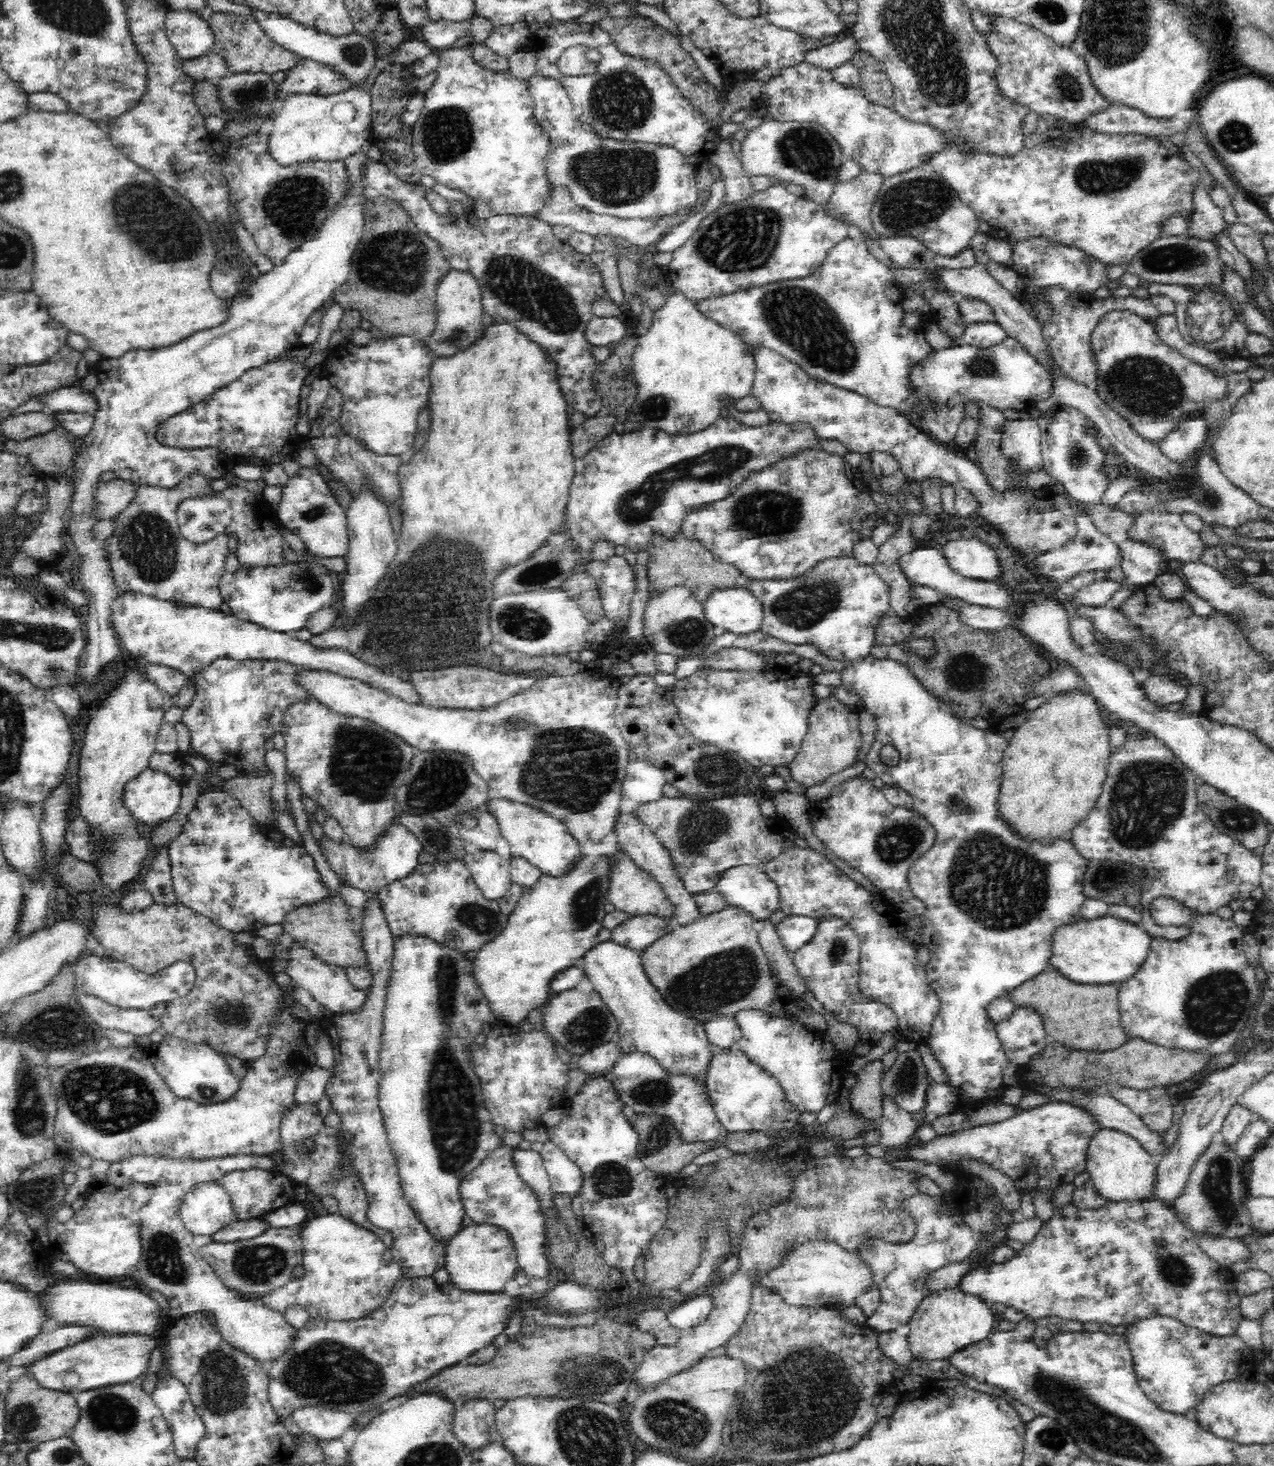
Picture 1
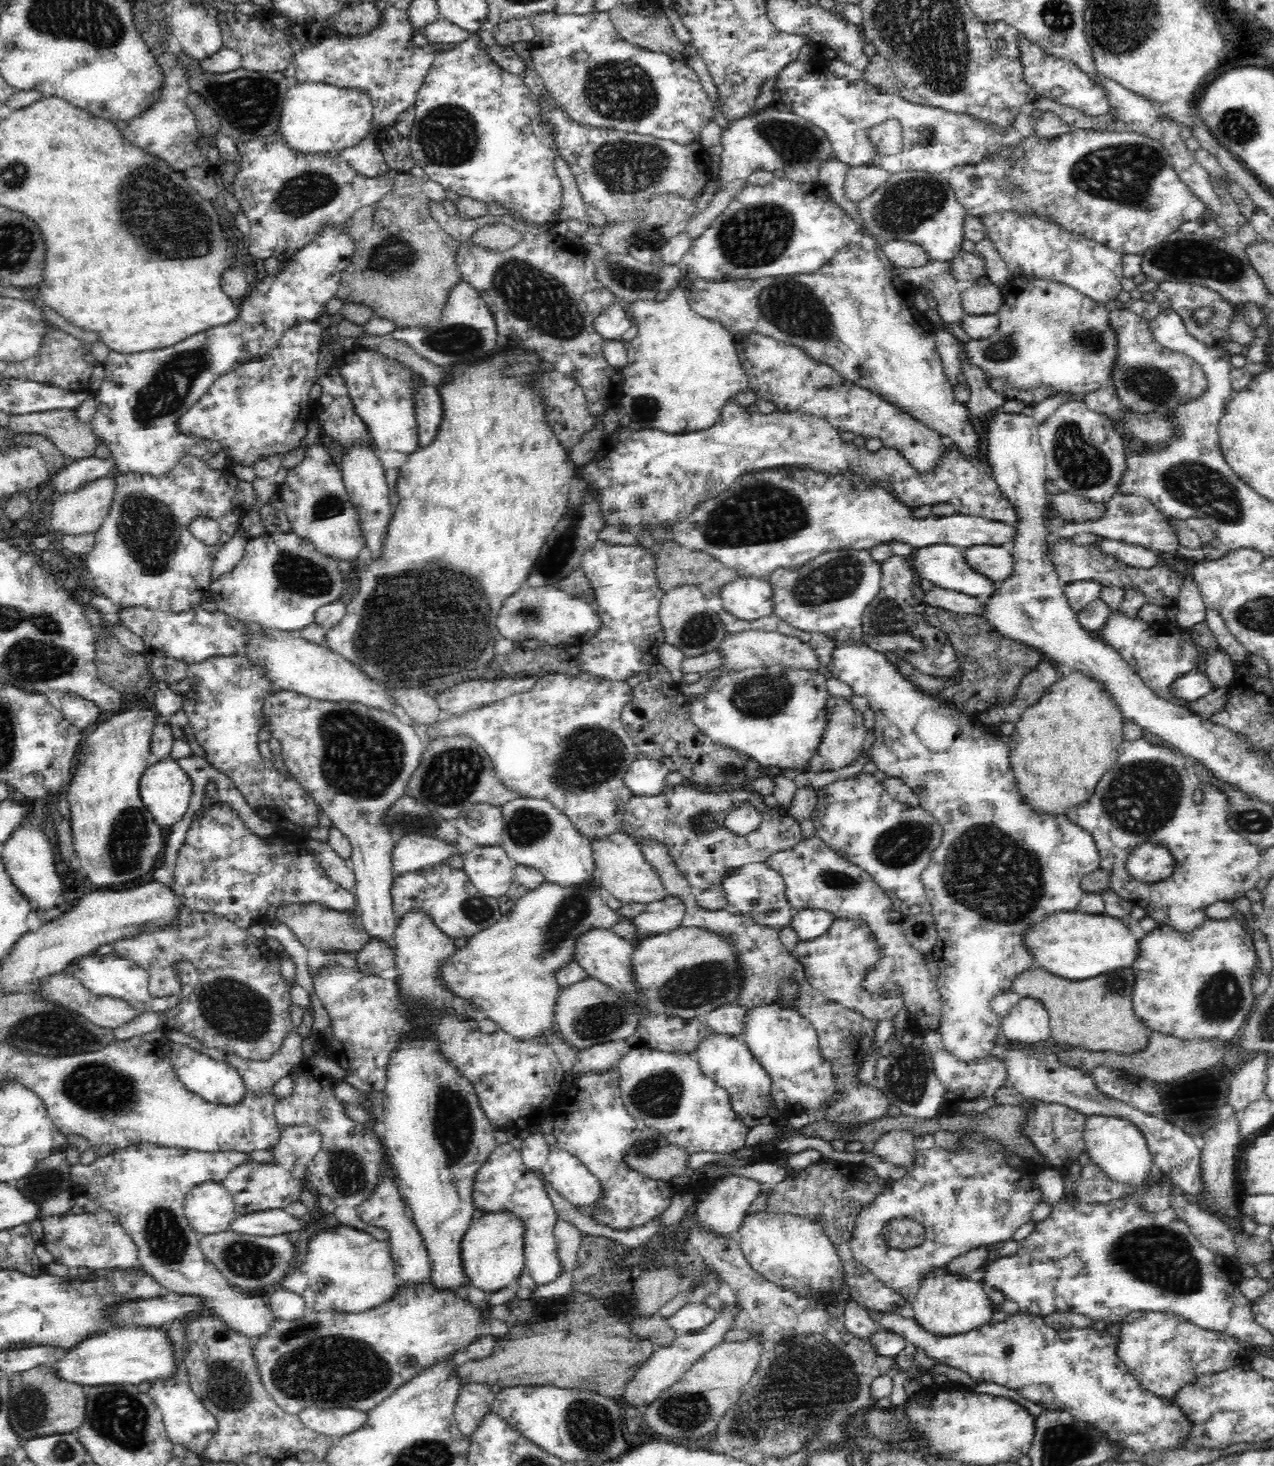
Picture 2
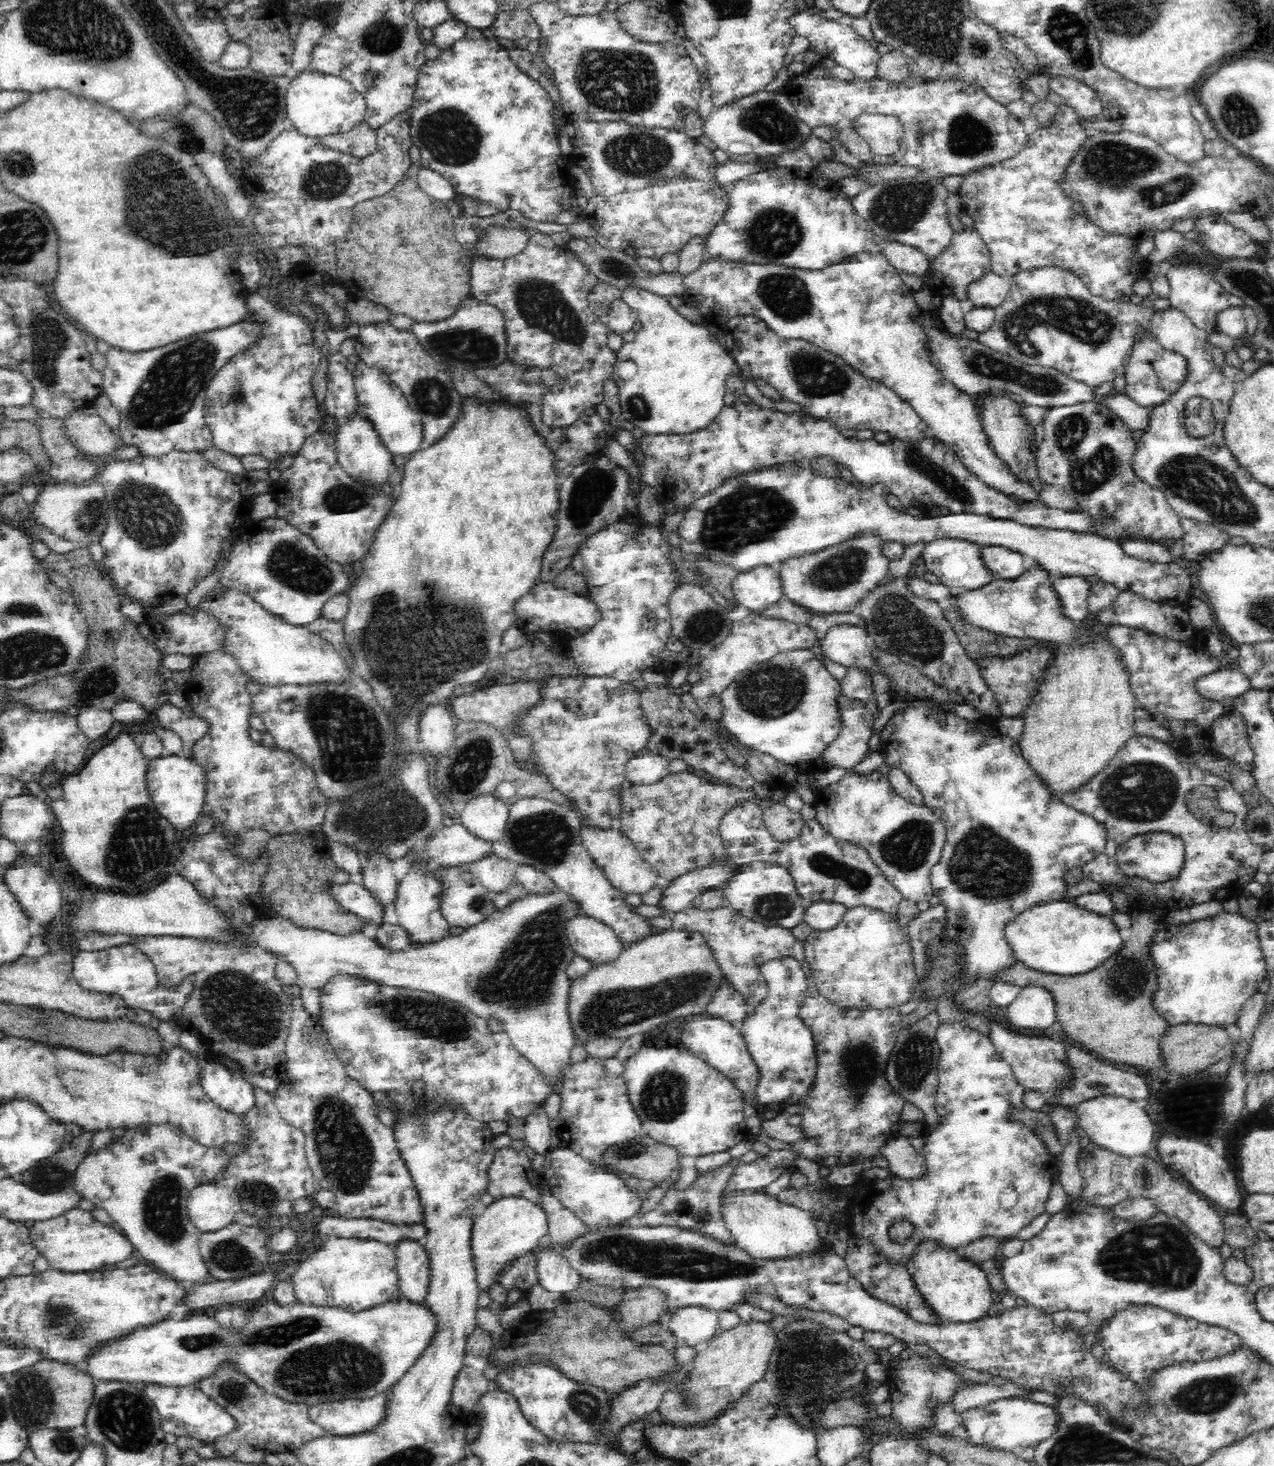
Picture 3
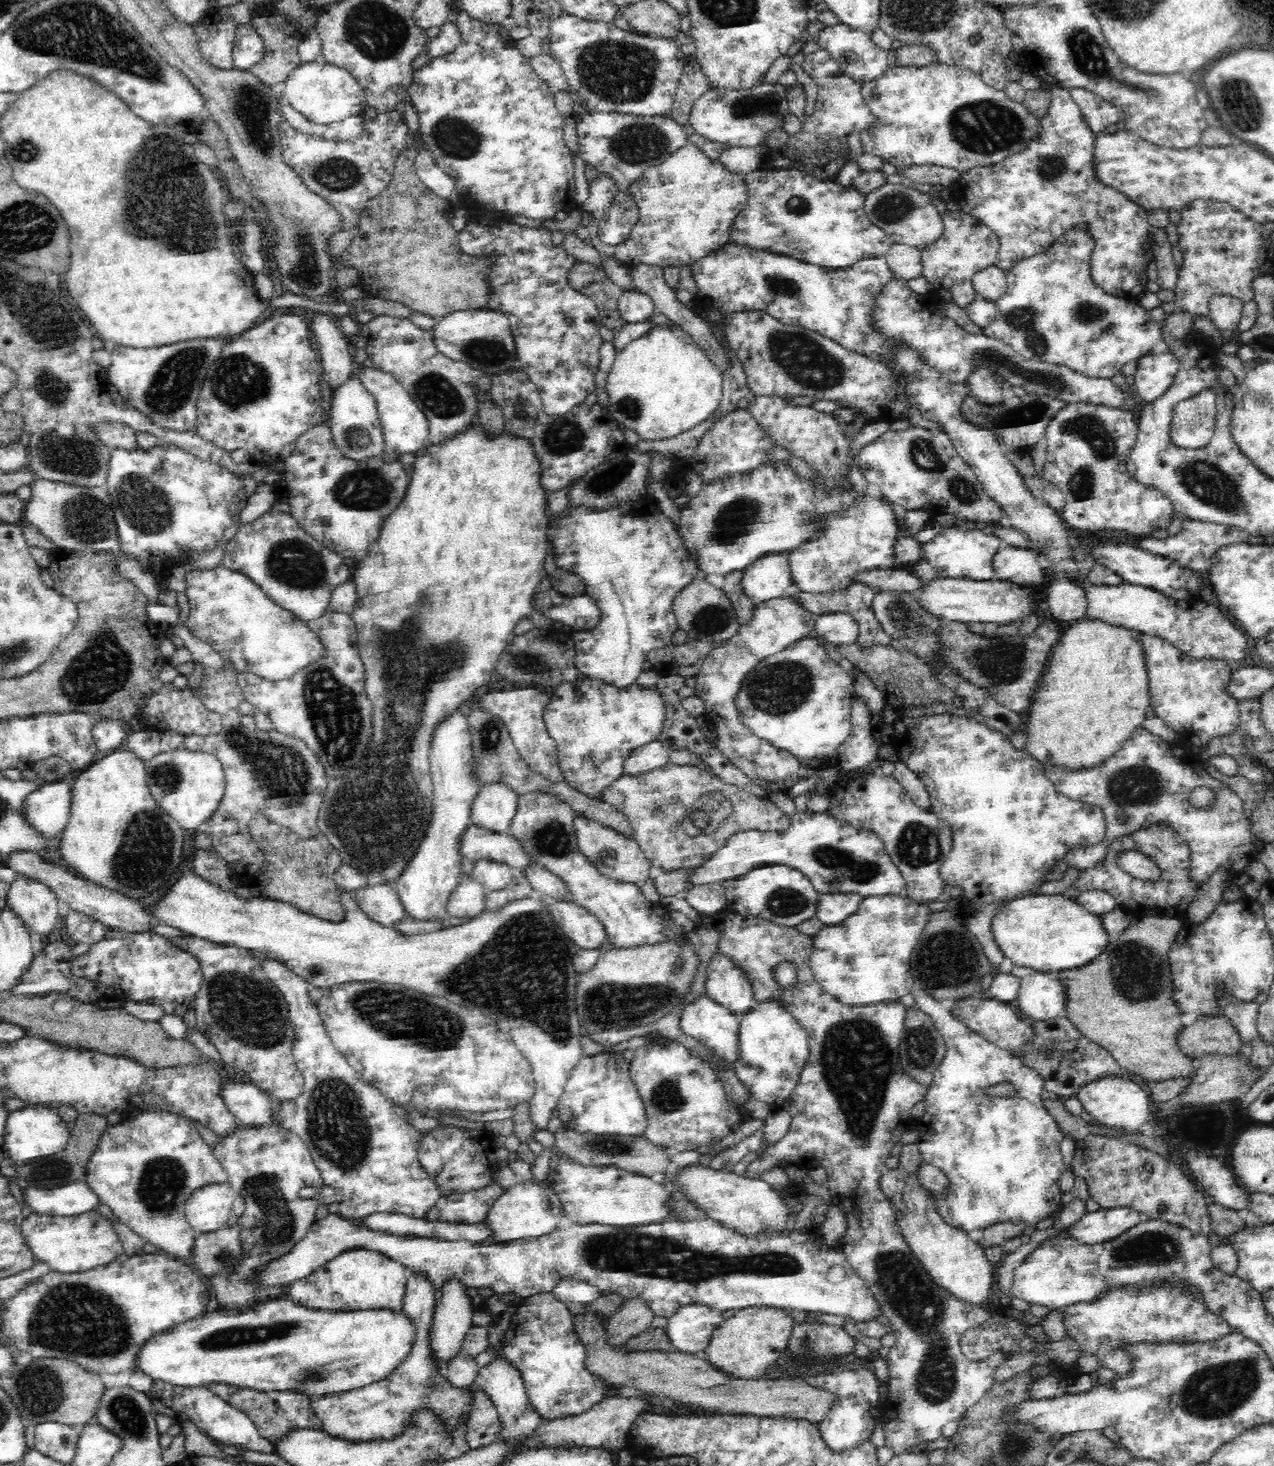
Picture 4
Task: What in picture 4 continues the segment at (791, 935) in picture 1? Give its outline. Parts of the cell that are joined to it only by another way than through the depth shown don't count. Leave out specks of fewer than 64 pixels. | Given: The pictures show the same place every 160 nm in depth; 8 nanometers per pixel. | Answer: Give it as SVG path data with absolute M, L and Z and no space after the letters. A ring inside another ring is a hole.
M854 892L821 894L817 917L825 925L838 924L852 914L856 914L863 900L862 895Z

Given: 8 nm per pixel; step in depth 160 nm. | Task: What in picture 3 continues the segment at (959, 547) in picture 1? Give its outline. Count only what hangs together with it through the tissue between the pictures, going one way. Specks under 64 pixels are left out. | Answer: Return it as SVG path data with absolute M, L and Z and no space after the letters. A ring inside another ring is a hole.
M983 546L983 560L996 579L1005 582L1019 578L1030 567L1022 554L1002 546Z

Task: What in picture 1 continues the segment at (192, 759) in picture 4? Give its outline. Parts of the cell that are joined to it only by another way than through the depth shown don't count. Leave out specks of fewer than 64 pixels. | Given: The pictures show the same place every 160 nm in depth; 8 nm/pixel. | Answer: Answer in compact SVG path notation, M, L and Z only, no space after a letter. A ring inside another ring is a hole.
M148 767L128 782L124 803L140 822L159 826L178 812L182 786L181 779Z

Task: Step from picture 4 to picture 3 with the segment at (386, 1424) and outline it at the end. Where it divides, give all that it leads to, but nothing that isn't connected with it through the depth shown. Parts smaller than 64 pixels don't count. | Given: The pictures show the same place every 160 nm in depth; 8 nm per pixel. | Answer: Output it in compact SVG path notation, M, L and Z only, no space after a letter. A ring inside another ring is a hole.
M417 1242L394 1246L401 1296L414 1305L422 1305L430 1286L430 1257ZM384 1389L366 1398L343 1398L319 1402L309 1406L312 1421L326 1434L350 1436L374 1430L384 1422L390 1404L390 1389Z

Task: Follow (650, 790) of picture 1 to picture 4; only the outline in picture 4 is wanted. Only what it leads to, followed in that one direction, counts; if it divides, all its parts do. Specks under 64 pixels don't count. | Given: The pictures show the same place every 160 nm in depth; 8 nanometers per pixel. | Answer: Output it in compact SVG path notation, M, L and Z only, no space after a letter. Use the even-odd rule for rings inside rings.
M660 739L632 750L623 764L623 774L639 775L669 763L670 746Z

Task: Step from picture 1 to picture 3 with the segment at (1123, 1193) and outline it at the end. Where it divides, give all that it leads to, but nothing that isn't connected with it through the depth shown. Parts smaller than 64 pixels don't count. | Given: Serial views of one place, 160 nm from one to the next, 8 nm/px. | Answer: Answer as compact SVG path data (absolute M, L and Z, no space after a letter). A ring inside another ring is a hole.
M1100 1094L1096 1098L1088 1098L1073 1108L1080 1125L1090 1141L1106 1149L1125 1155L1144 1155L1153 1145L1154 1122L1144 1109L1144 1103L1134 1098L1125 1098L1118 1094Z

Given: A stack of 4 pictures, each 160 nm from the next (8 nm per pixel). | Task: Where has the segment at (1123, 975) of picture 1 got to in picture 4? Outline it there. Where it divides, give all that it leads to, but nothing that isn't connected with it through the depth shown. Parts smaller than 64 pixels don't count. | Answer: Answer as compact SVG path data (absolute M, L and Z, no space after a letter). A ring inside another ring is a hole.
M1032 894L1009 900L996 909L990 930L996 944L1014 966L1028 966L1036 971L1061 971L1082 966L1096 958L1109 941L1098 915L1088 912L1078 901L1062 894Z

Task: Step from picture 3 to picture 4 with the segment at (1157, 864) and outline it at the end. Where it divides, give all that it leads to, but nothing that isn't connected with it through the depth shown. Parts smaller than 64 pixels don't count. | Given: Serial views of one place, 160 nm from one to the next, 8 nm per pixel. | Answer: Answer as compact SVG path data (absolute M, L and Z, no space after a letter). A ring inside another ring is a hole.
M1156 824L1136 830L1132 834L1113 838L1107 846L1104 858L1094 866L1080 870L1078 878L1068 886L1065 896L1075 899L1083 892L1106 891L1115 898L1118 907L1123 907L1134 916L1184 917L1191 901L1198 896L1201 885L1192 874L1191 850L1188 843L1183 841L1176 830ZM1132 847L1142 849L1156 861L1161 870L1161 875L1157 879L1134 878L1116 864L1115 854L1119 850Z

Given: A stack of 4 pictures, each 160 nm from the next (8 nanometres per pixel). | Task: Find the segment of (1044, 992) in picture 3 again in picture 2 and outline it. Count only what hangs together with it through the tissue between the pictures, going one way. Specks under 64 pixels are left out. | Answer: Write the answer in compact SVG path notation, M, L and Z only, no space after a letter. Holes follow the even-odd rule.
M1021 998L1002 1018L1001 1027L1010 1043L1034 1045L1051 1036L1050 1015L1036 998Z

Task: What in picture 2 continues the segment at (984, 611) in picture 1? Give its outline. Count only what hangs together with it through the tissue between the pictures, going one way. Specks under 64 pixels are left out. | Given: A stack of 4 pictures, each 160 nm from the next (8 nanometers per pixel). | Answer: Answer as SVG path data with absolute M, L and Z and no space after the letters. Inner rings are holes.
M941 587L924 592L923 601L929 606L950 610L956 614L968 614L975 619L979 618L981 610L984 610L982 597L946 590Z

